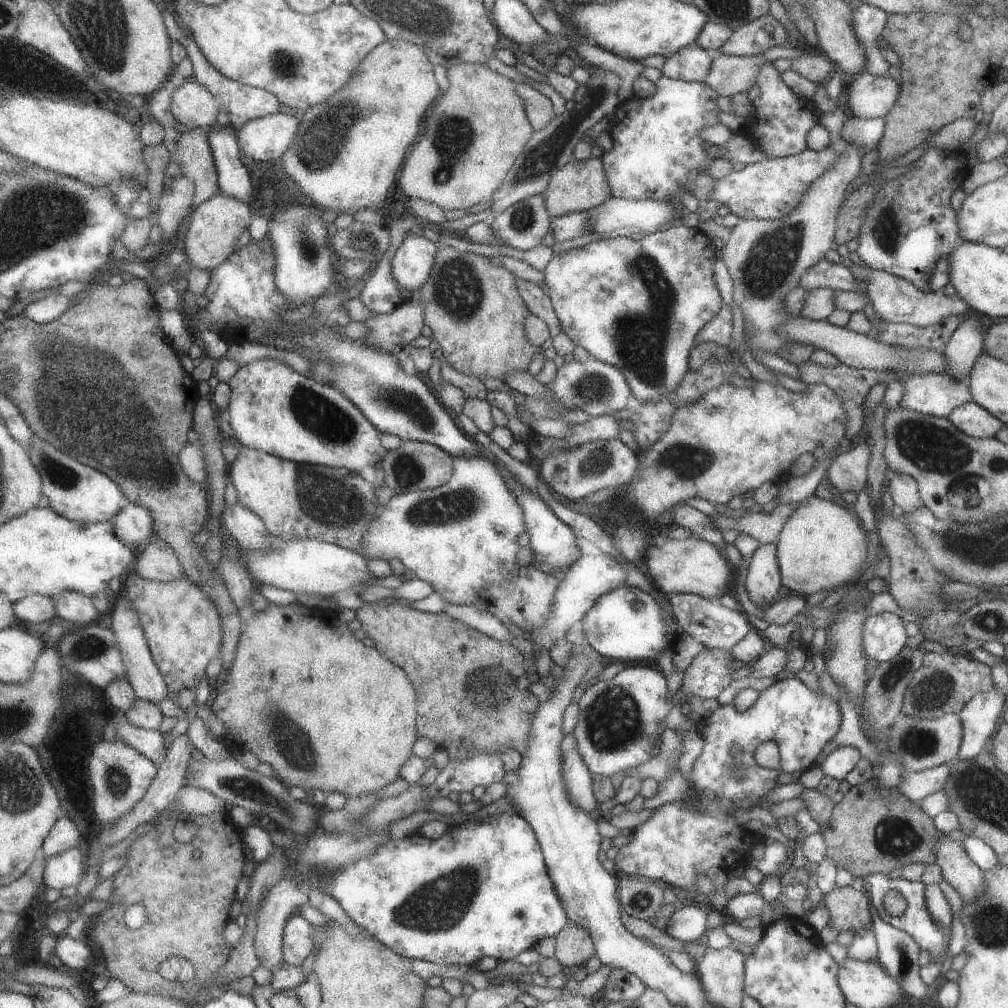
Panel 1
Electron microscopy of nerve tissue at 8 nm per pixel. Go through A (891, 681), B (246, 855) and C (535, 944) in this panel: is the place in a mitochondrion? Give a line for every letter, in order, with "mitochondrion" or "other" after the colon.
A: mitochondrion
B: other
C: other

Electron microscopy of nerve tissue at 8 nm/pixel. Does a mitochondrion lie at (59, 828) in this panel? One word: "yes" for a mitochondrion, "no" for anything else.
no

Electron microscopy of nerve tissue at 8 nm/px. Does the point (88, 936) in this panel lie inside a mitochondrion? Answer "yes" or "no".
no

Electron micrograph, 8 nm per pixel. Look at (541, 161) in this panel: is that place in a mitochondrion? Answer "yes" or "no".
yes

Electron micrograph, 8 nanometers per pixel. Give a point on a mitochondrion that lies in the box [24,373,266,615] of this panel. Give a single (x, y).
(63, 474)

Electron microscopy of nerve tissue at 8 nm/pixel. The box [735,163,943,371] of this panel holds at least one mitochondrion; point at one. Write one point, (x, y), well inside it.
(770, 260)

